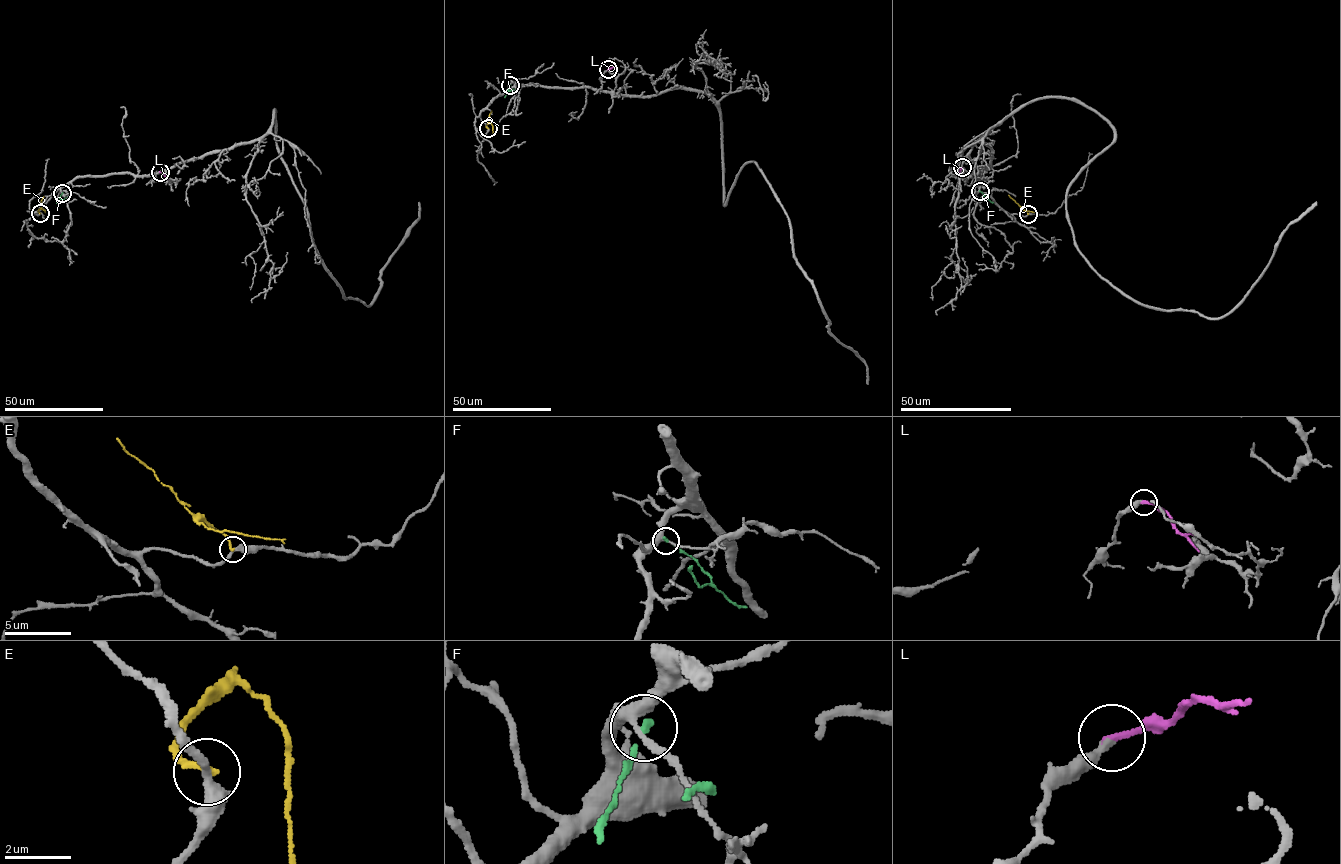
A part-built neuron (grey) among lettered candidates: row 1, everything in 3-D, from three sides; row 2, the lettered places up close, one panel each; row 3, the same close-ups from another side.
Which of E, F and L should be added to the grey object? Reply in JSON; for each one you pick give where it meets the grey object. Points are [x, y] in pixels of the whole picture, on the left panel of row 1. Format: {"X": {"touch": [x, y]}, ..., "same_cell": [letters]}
{"L": {"touch": [160, 172]}, "same_cell": ["L"]}

